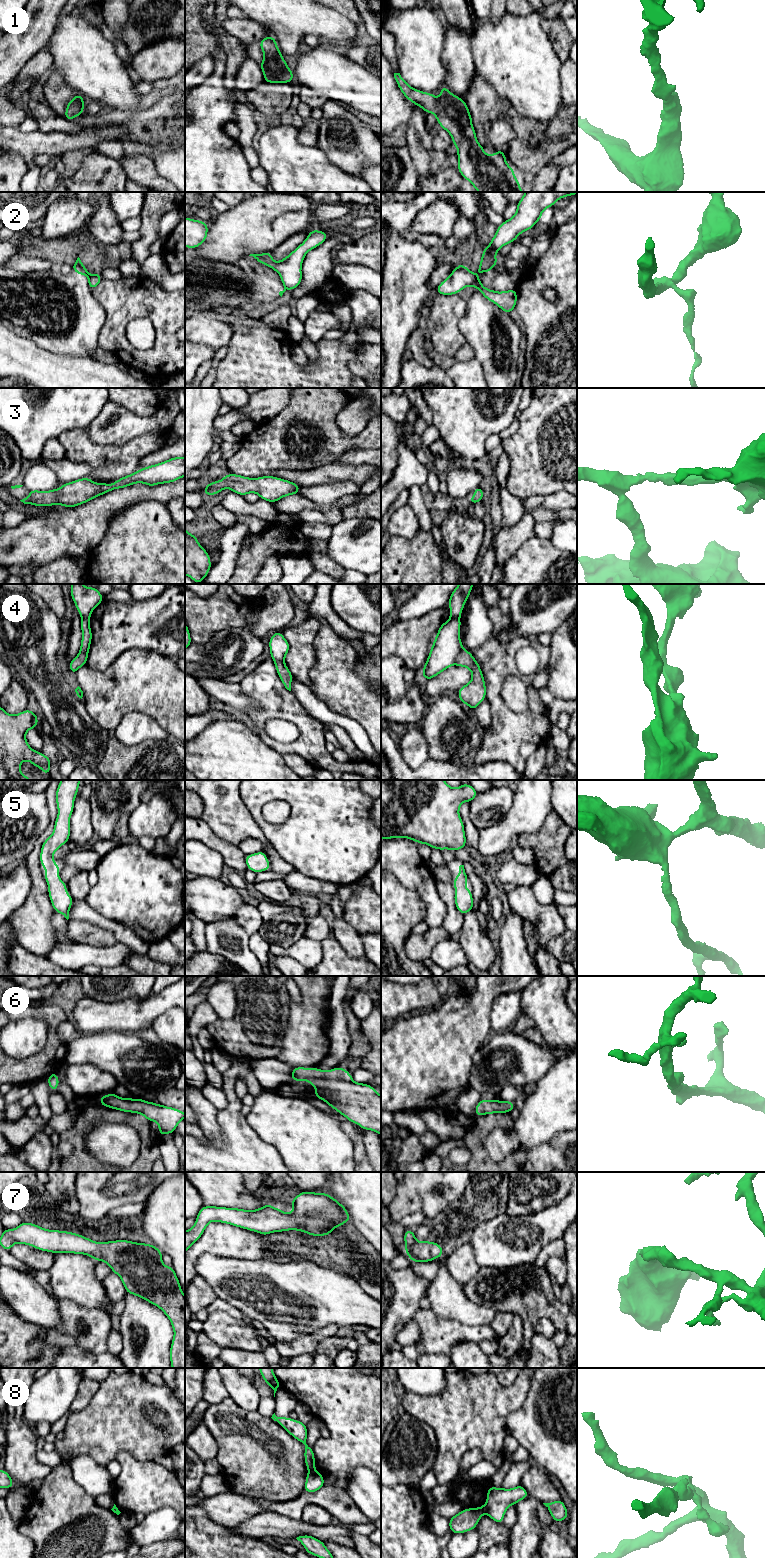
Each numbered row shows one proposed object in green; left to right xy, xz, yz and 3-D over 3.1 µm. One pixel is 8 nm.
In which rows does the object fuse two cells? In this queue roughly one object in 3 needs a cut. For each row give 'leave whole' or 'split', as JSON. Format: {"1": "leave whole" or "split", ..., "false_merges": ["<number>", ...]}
{"1": "leave whole", "2": "split", "3": "leave whole", "4": "split", "5": "leave whole", "6": "leave whole", "7": "leave whole", "8": "split", "false_merges": ["2", "4", "8"]}

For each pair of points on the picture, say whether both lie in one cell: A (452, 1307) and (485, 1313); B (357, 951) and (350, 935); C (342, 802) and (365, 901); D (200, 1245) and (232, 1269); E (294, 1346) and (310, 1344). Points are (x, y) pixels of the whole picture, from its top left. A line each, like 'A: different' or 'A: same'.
A: same
B: same
C: different
D: different
E: same

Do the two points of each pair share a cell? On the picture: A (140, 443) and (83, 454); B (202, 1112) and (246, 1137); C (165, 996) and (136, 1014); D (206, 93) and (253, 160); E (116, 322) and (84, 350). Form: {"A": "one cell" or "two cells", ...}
{"A": "one cell", "B": "two cells", "C": "one cell", "D": "two cells", "E": "two cells"}

